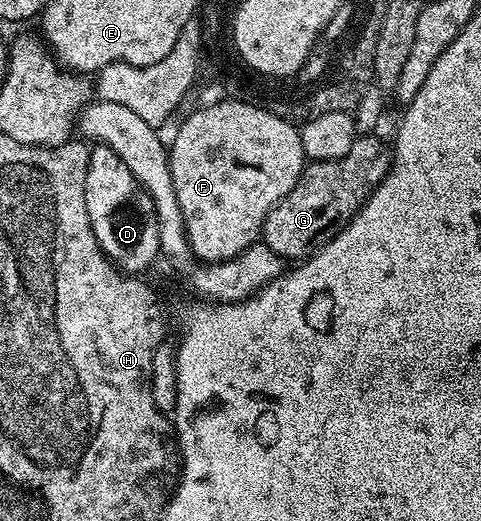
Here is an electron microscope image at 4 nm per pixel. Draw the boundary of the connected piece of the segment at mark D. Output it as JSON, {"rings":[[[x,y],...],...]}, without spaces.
{"rings":[[[94,146],[89,152],[89,168],[85,178],[85,196],[87,197],[87,217],[91,217],[91,229],[95,229],[95,237],[103,249],[103,253],[123,275],[140,276],[161,255],[159,245],[159,221],[155,213],[155,205],[149,196],[149,190],[137,180],[135,173],[123,165],[119,153],[115,149]]]}

